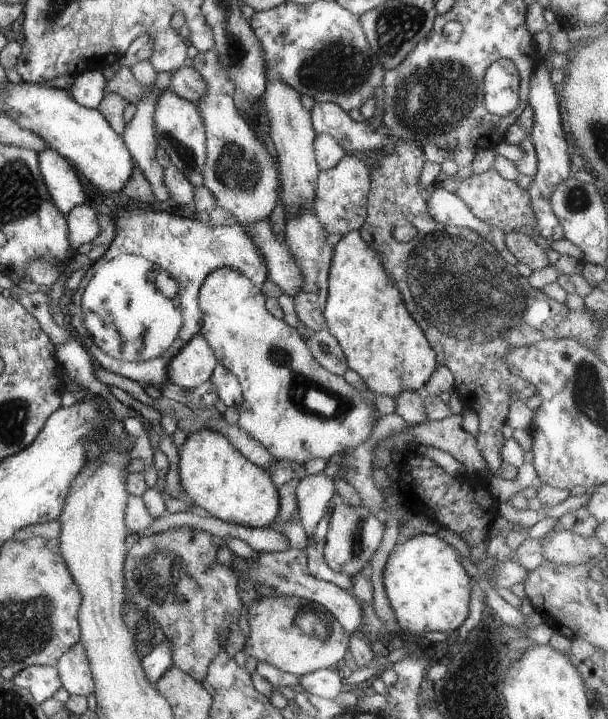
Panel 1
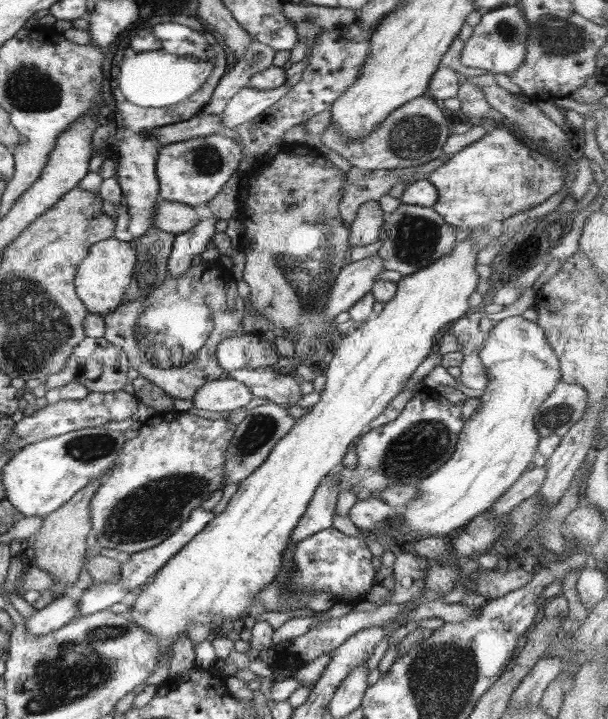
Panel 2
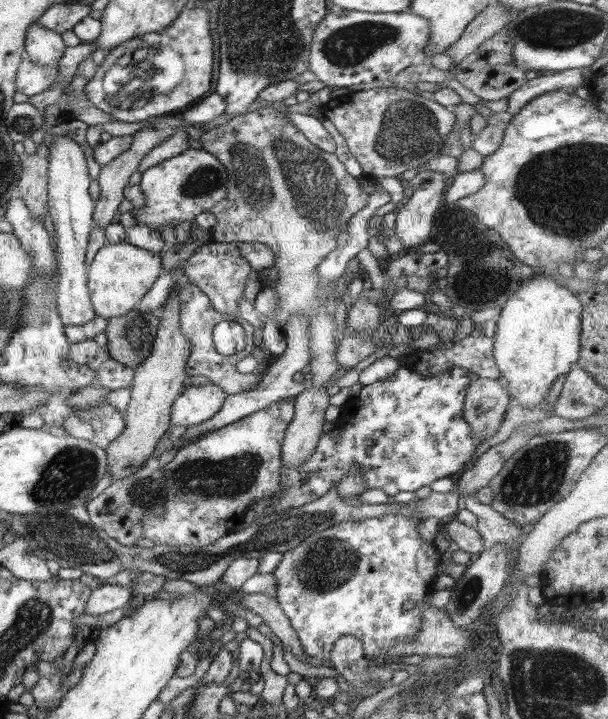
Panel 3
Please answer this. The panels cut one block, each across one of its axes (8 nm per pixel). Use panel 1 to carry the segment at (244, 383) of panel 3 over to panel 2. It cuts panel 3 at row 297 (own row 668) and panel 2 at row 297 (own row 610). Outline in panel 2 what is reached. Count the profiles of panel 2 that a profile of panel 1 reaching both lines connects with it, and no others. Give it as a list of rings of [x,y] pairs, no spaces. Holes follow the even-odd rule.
[[[219,258],[212,261],[203,259],[197,266],[192,265],[183,276],[166,277],[150,296],[120,303],[114,312],[103,315],[103,337],[119,346],[128,355],[129,365],[160,389],[166,390],[168,395],[174,399],[192,399],[203,384],[229,377],[228,372],[219,365],[217,346],[222,340],[247,333],[242,328],[246,300],[238,295],[237,280],[237,269],[224,267]]]

